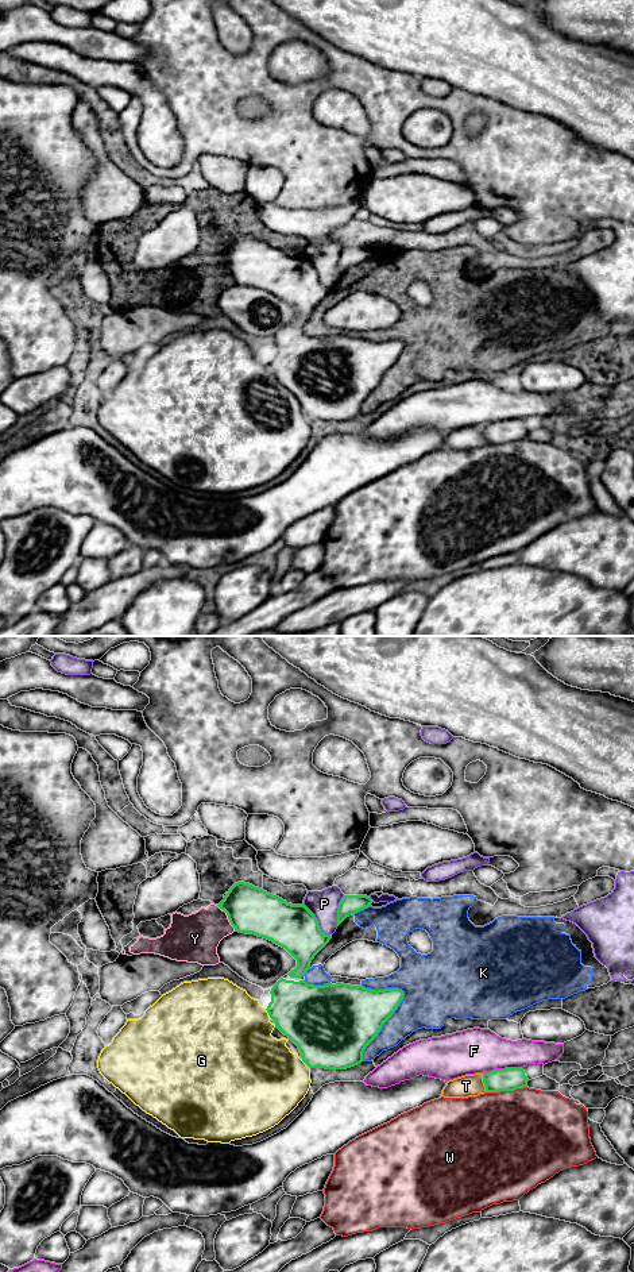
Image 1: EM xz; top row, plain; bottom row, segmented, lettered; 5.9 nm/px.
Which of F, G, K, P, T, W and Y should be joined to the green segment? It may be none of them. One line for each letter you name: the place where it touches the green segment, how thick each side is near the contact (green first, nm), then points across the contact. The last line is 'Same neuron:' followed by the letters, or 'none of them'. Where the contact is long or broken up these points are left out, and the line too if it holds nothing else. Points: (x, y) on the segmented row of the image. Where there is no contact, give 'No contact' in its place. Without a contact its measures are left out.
Same neuron: none of them

